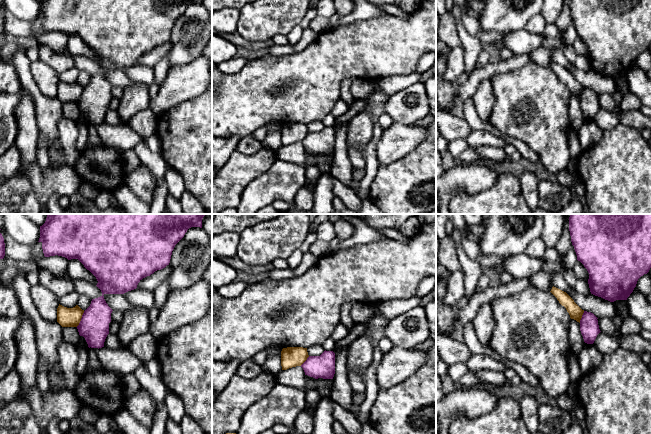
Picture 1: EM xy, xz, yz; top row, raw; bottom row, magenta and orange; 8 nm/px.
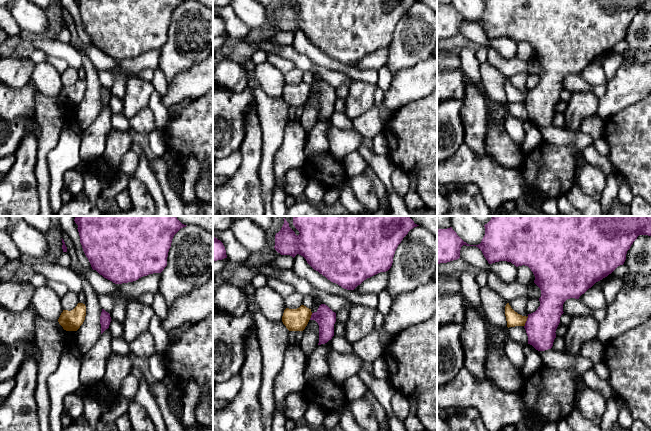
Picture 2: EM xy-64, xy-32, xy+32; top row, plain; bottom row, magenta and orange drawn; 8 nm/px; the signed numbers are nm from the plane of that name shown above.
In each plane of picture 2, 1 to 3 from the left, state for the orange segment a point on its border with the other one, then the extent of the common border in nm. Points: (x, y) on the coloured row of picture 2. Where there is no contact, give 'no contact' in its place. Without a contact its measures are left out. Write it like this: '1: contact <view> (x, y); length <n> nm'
1: no contact
2: contact xy-32 (311, 316); length 60 nm
3: contact xy+32 (526, 321); length 90 nm

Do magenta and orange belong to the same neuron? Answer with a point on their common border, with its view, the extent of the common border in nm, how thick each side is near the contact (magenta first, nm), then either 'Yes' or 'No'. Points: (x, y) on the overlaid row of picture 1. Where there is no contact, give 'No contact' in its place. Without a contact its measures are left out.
Touches magenta at xy (81, 319). Shared border 140 nm. Thickness 240 nm (magenta) against 160 nm. No

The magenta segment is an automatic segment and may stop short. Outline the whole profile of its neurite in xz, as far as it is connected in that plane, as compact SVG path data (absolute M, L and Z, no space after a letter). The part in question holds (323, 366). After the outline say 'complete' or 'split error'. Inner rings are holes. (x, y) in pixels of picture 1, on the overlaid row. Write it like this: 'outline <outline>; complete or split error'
outline M325 350L320 356L309 356L301 367L305 375L315 379L333 379L335 374L335 353Z; complete

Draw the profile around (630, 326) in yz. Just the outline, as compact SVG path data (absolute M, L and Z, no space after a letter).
M628 317L623 320L620 326L620 332L625 336L639 334L642 330L641 324L633 317Z

